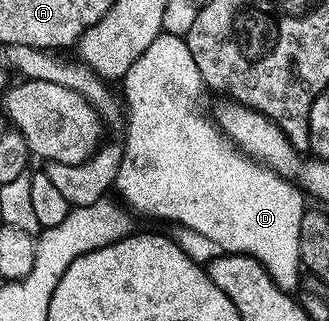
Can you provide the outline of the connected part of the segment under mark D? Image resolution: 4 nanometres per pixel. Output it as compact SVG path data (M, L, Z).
M162 32L155 38L155 42L151 42L151 46L147 46L147 50L143 50L143 54L139 54L139 58L135 58L135 66L131 66L131 70L127 70L127 74L123 77L124 84L125 104L129 107L129 133L126 134L125 140L123 139L123 155L117 171L115 192L118 192L116 195L123 201L125 207L136 213L138 217L139 215L154 216L157 220L170 220L170 225L195 230L195 234L203 234L211 238L211 242L219 242L222 253L241 252L245 256L255 257L284 292L292 293L293 287L300 282L303 272L299 258L299 222L303 222L303 214L307 211L306 193L292 179L274 172L272 168L267 168L263 164L258 164L257 161L245 155L242 149L238 148L210 117L208 120L201 113L203 85L199 66L195 66L195 58L191 58L191 50L185 45L184 39Z

